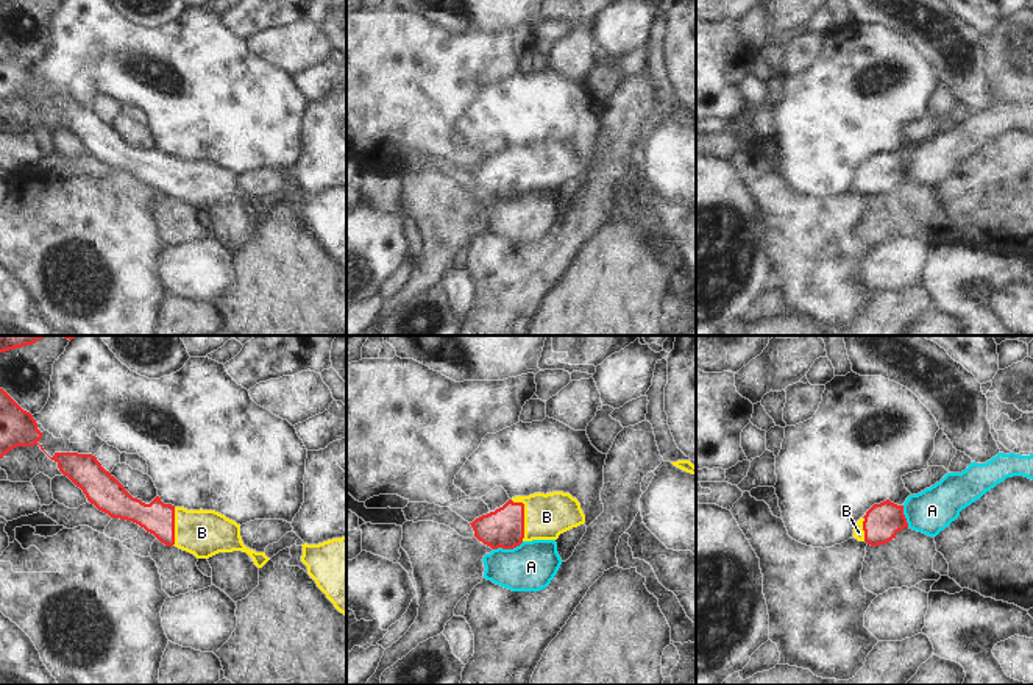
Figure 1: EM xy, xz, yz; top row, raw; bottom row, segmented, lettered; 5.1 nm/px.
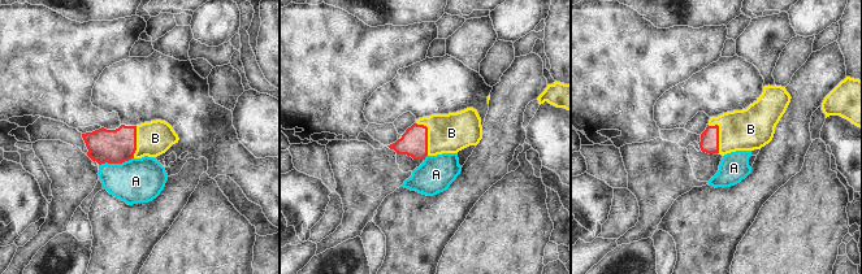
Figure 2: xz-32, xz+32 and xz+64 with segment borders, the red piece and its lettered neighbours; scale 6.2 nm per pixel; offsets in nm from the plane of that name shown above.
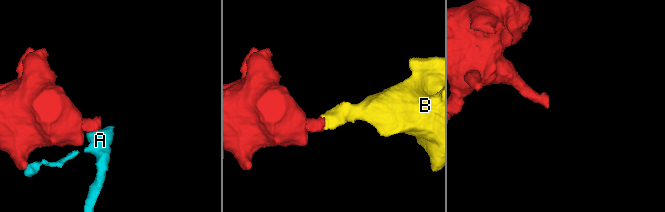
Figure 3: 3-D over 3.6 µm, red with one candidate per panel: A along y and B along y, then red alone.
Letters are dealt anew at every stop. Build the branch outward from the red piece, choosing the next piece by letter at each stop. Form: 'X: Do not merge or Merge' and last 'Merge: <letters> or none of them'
A: Do not merge
B: Merge
Merge: B.

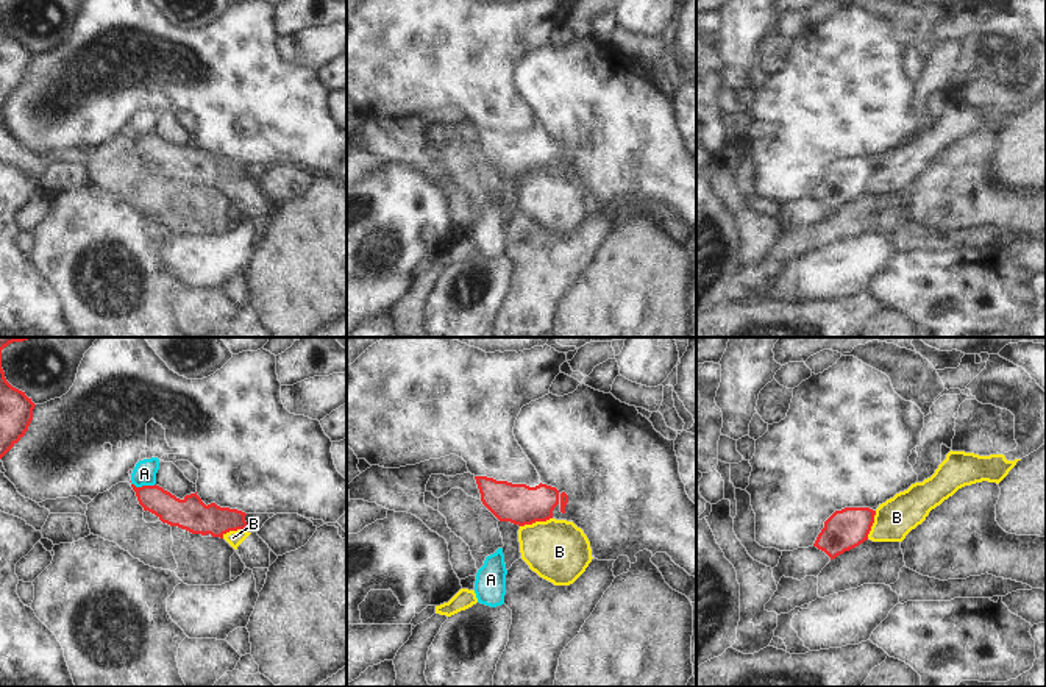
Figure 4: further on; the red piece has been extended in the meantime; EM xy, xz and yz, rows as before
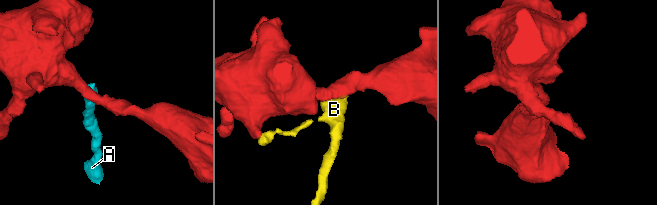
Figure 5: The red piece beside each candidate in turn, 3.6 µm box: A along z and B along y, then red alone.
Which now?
A: Do not merge
B: Do not merge
Merge: none of them.

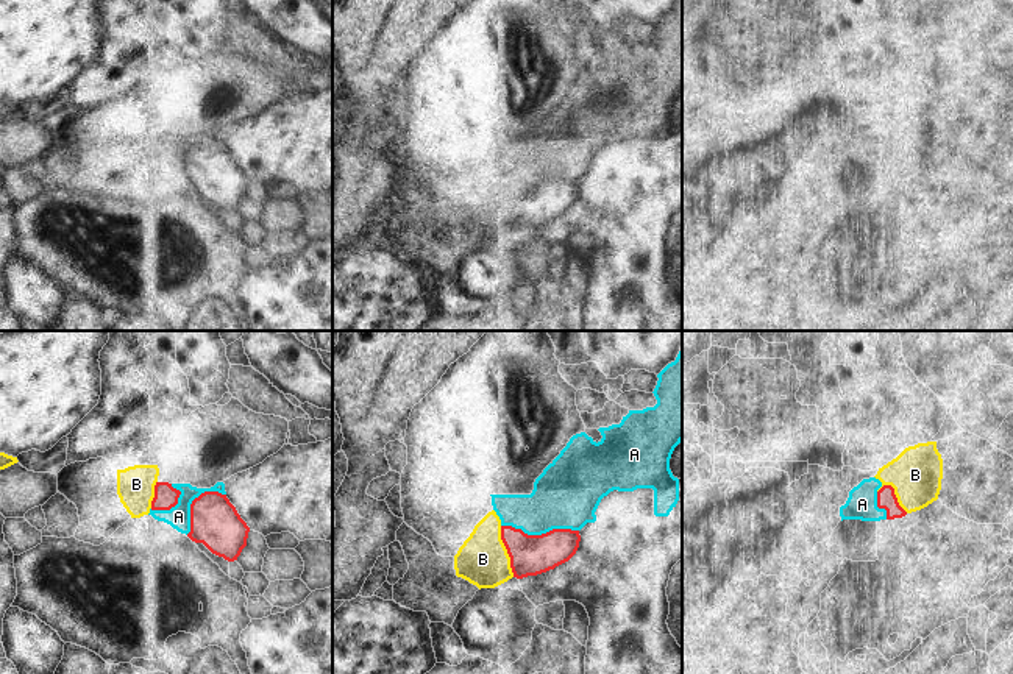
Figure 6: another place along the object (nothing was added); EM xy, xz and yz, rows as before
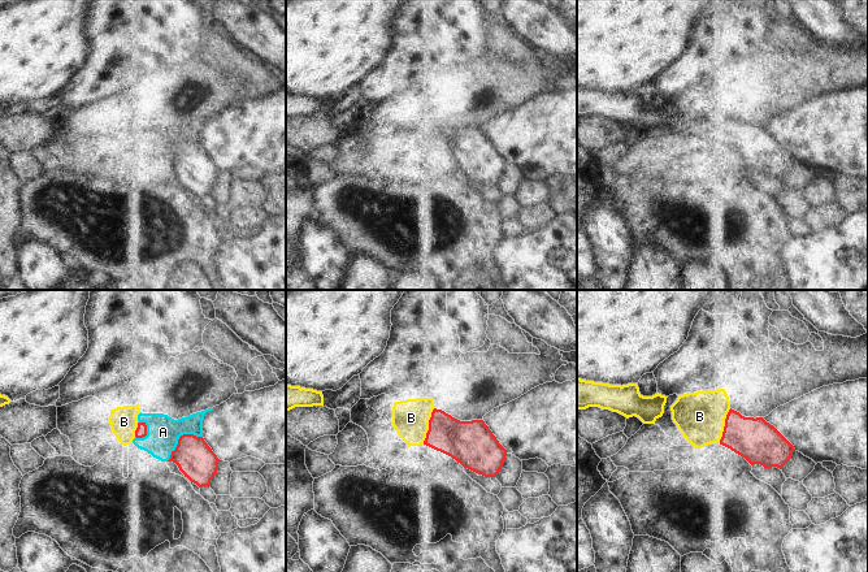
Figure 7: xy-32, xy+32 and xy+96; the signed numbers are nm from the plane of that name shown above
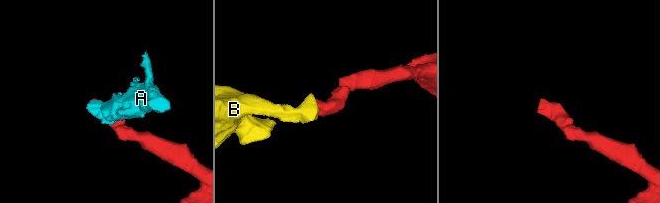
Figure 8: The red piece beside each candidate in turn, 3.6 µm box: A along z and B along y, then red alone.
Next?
A: Do not merge
B: Merge
Merge: B.

